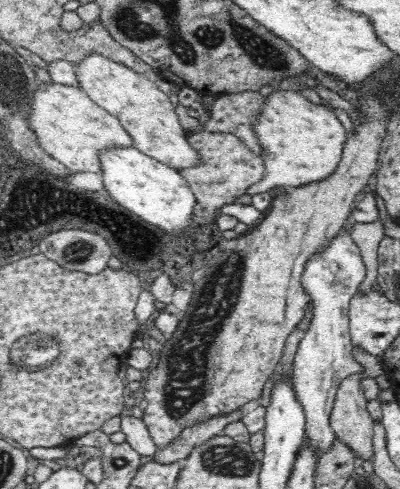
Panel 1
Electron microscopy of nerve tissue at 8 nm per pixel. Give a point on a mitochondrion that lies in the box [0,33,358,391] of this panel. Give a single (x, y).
(35, 352)

